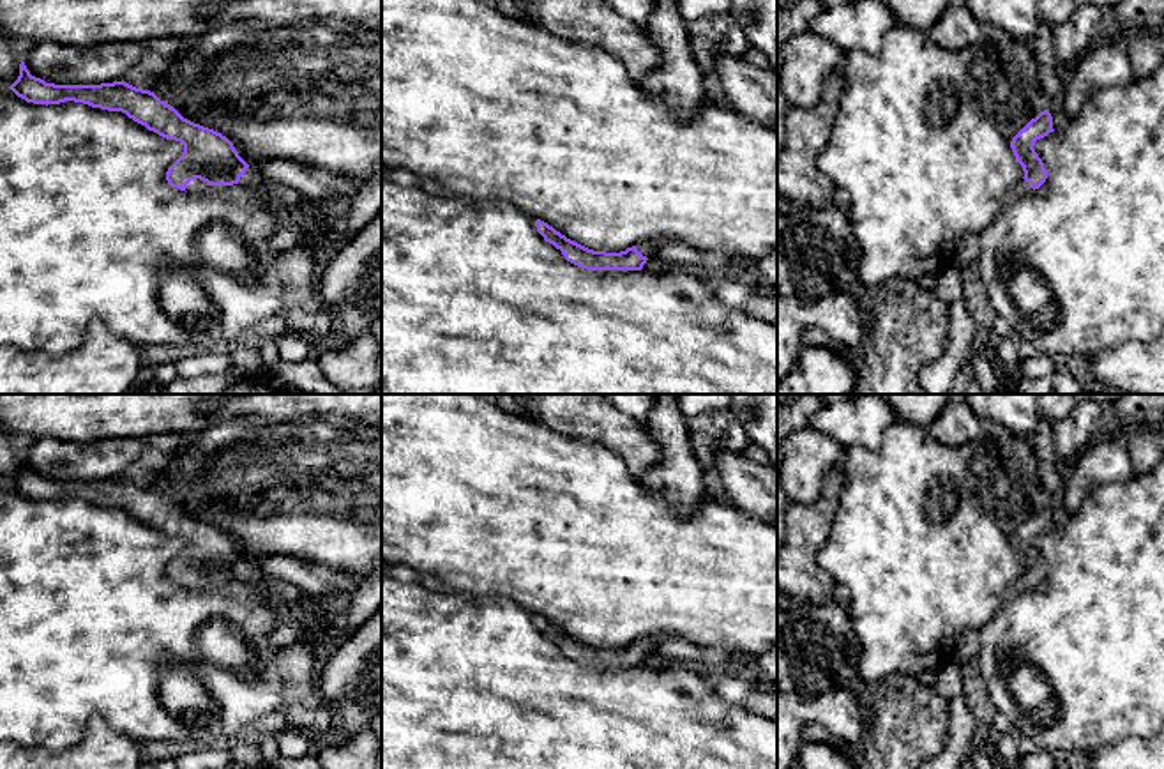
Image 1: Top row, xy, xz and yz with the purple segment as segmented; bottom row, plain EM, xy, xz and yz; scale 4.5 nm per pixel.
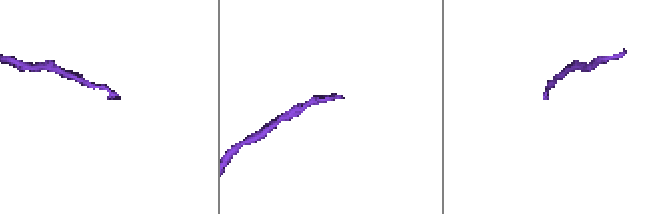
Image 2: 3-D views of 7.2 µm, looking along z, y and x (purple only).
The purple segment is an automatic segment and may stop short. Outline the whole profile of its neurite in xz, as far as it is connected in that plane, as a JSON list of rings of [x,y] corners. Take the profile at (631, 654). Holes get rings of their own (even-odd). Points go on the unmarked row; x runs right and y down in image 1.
[[[537,615],[537,628],[546,638],[553,640],[562,647],[567,658],[586,665],[586,666],[641,666],[648,654],[655,652],[664,640],[675,636],[645,636],[620,649],[606,649],[588,645],[560,628],[556,628],[548,619]]]

